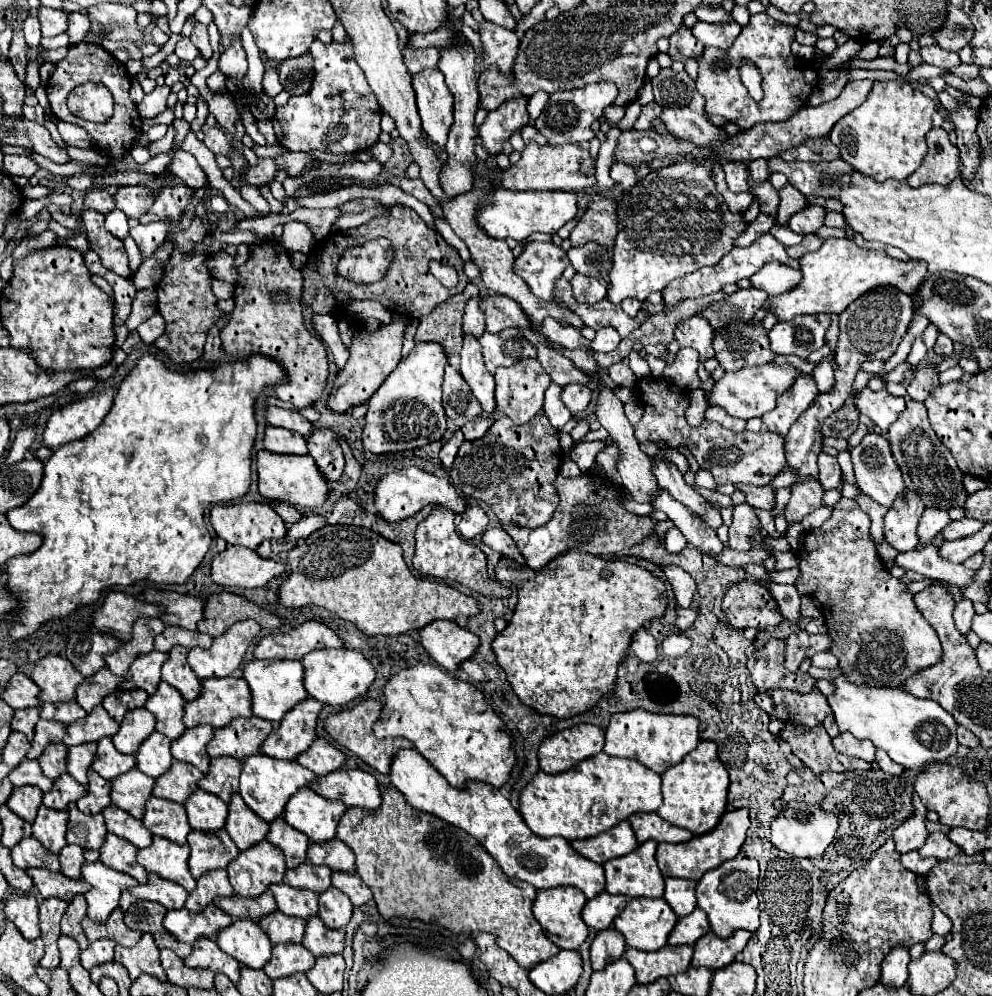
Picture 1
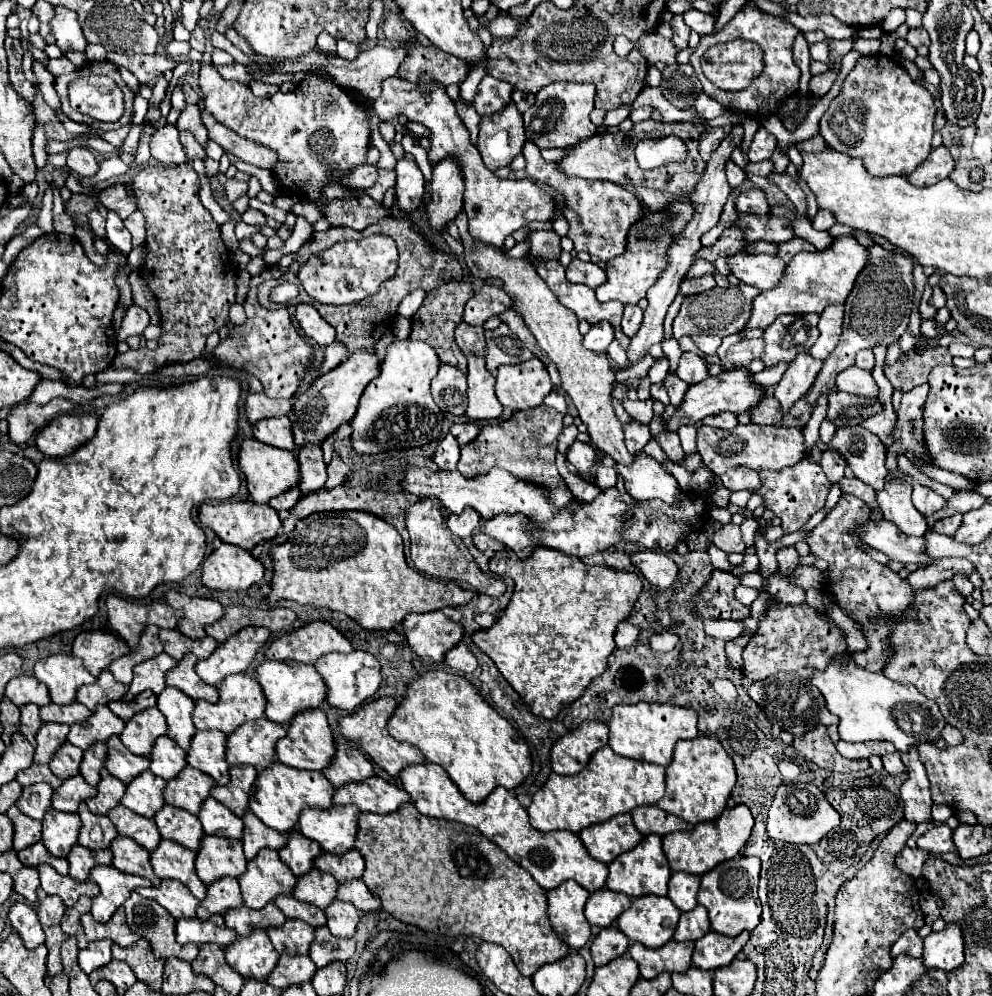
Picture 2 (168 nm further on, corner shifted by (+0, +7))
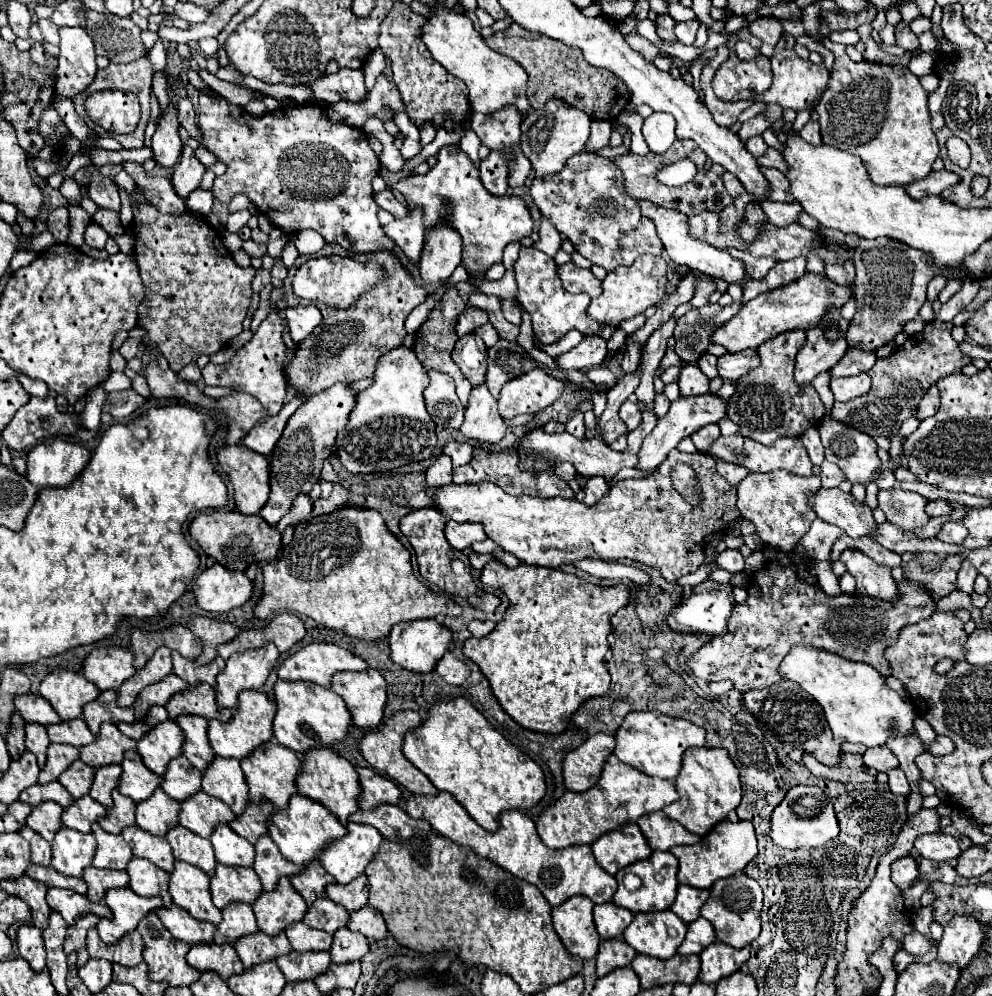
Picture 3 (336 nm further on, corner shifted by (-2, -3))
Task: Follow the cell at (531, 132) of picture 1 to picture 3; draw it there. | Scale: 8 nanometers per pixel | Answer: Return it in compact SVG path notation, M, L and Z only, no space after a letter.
M576 154L560 172L534 178L530 196L544 214L592 264L604 270L630 266L642 254L662 254L662 244L652 220L640 214L640 204L622 192L622 172L612 160L596 154Z

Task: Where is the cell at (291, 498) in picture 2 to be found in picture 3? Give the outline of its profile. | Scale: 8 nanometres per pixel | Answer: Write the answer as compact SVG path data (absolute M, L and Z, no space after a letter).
M334 384L320 394L310 396L288 420L282 438L278 440L272 456L270 456L270 500L260 510L260 516L270 524L276 526L292 508L292 500L300 492L310 492L314 478L320 478L322 462L330 456L338 430L348 424L348 416L356 406L358 392L350 384Z

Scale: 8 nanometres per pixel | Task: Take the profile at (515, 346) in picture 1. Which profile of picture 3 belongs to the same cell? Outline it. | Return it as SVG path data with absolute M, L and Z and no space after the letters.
M498 340L492 348L488 348L488 372L486 372L486 386L490 390L490 394L494 398L498 398L502 386L536 368L536 360L526 354L526 352L520 352L520 348L508 340Z

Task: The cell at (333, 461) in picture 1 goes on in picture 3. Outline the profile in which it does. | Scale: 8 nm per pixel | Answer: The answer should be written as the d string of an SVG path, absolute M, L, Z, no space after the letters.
M304 492L304 494L296 496L296 500L294 500L294 504L292 504L290 514L286 514L286 516L278 522L278 526L276 526L276 528L282 532L286 526L294 526L294 524L298 524L298 522L306 520L306 518L310 516L312 508L314 508L314 502L312 502L310 494L306 494L306 492Z

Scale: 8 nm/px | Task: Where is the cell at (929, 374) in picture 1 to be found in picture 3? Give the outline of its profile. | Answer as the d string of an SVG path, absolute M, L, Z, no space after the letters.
M928 322L924 336L914 336L888 358L878 358L870 370L870 392L848 402L834 402L832 418L872 438L894 436L902 422L914 414L920 398L936 380L960 372L960 368L970 362L970 358L958 350L958 342L952 340L952 326L952 322Z

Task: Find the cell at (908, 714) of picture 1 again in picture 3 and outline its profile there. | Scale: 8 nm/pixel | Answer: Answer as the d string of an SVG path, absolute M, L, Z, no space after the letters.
M798 644L782 660L780 674L786 680L800 684L800 688L806 690L824 708L824 716L836 738L874 748L884 746L892 736L916 734L916 708L908 700L902 700L900 694L886 688L880 672L868 664L850 662L820 648Z

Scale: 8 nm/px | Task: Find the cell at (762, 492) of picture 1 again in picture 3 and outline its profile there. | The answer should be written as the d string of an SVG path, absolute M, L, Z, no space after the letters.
M718 460L718 472L720 472L720 476L724 476L724 478L734 486L734 488L738 488L740 480L744 480L744 476L750 474L744 466L728 464L728 462L722 462L722 460Z

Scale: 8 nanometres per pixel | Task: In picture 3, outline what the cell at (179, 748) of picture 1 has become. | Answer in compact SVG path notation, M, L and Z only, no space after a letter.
M216 756L216 760L212 760L212 768L202 774L202 790L226 802L234 814L240 814L250 802L238 760L224 760L222 756Z

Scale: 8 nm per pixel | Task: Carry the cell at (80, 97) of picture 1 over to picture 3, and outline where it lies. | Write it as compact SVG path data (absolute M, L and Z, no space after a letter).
M98 90L86 98L88 118L114 134L130 134L140 120L140 104L132 92Z

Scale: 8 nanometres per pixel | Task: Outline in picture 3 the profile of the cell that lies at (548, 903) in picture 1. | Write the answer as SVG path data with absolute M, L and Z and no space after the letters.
M572 896L564 904L552 908L554 930L564 942L566 950L582 960L594 958L600 936L592 922L594 902L586 896Z

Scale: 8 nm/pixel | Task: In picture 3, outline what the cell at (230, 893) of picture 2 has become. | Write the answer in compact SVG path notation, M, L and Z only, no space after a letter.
M232 904L232 908L224 908L222 922L216 926L214 942L234 942L240 936L258 932L256 918L250 904Z

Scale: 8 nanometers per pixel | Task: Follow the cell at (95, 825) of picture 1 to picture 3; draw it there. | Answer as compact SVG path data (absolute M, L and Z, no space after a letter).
M92 824L92 834L96 838L96 856L92 866L124 870L128 860L132 858L132 850L124 842L120 834L108 834L100 828L100 824Z

